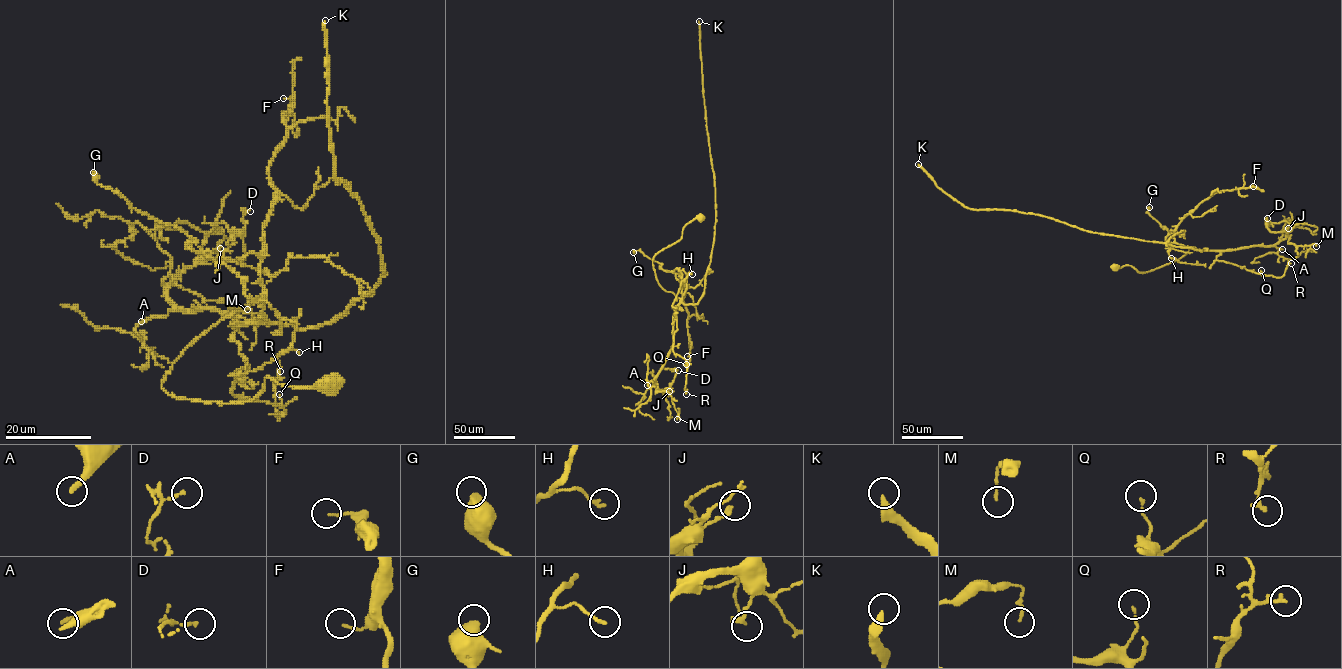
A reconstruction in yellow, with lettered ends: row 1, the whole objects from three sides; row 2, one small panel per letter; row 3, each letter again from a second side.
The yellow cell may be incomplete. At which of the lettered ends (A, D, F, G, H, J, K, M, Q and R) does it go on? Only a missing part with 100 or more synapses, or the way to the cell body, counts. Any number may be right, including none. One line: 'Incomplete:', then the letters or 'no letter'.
Incomplete: A, K

